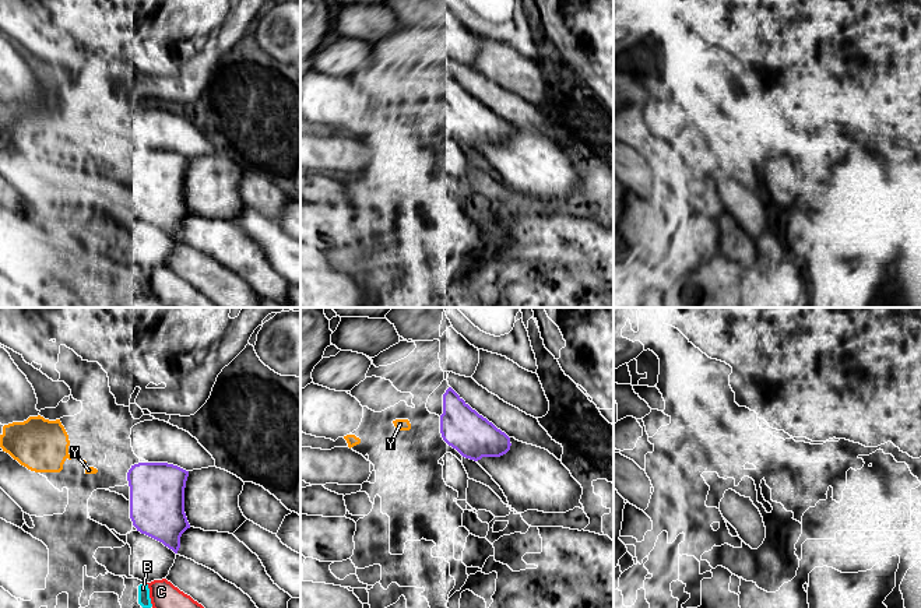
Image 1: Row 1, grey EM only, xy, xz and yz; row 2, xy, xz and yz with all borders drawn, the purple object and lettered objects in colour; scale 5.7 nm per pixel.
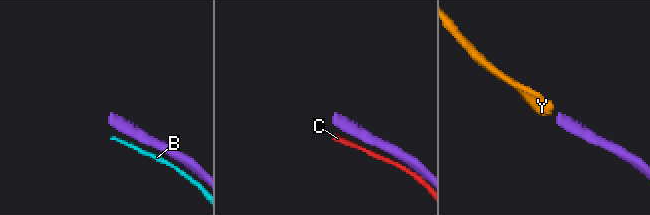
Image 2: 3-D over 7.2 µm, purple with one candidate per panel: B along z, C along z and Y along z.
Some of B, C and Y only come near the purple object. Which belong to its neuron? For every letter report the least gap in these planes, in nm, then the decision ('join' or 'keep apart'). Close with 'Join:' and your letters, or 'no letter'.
B: 240 nm | keep apart
C: 160 nm | keep apart
Y: 180 nm | join
Join: Y

